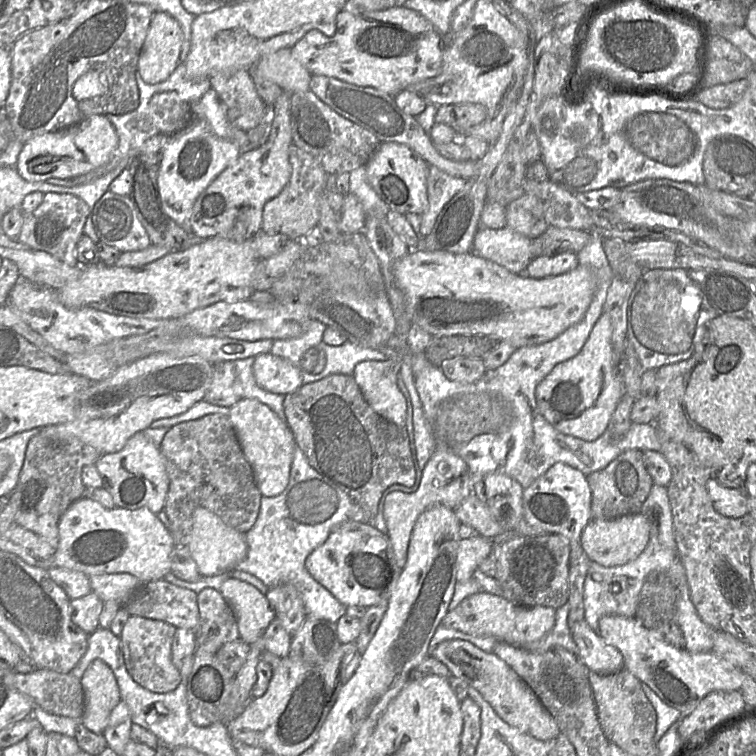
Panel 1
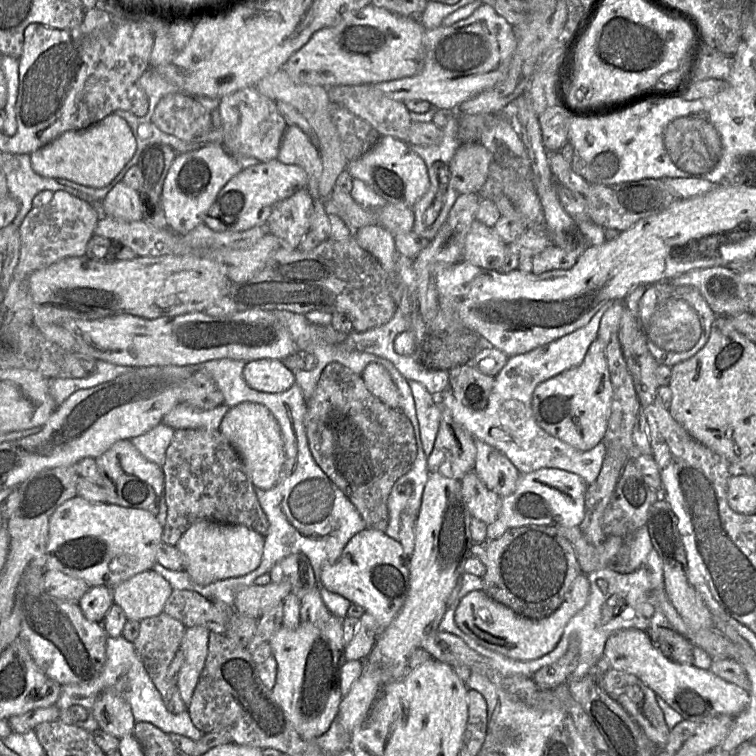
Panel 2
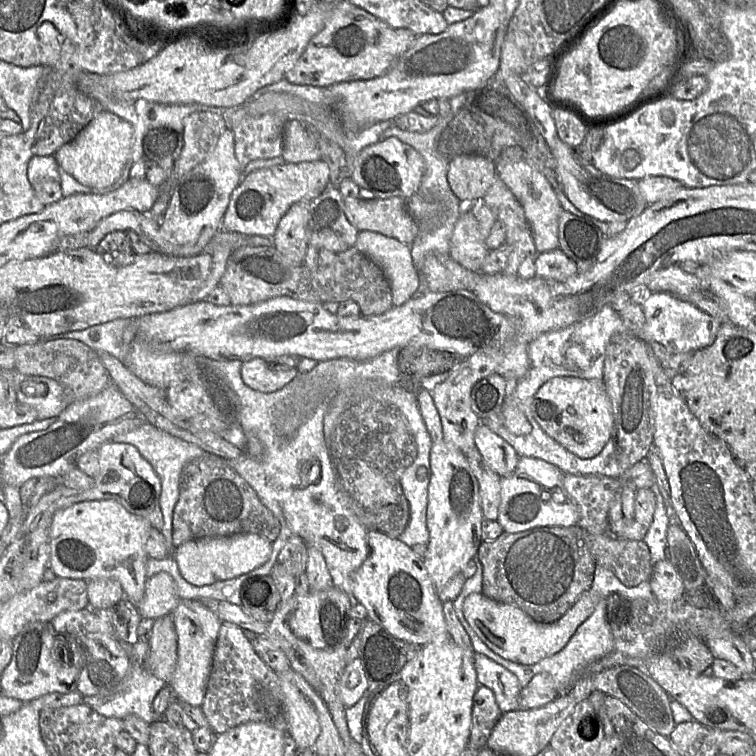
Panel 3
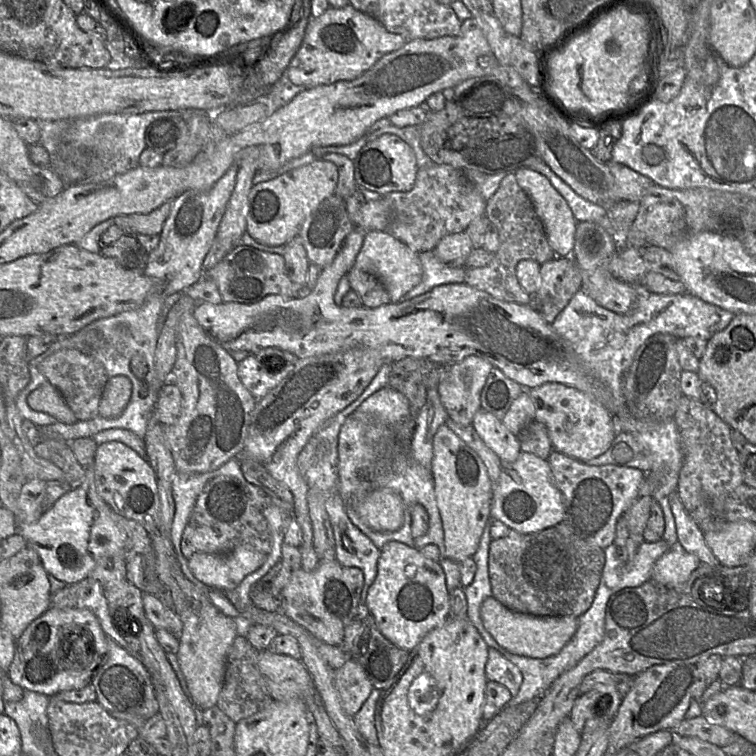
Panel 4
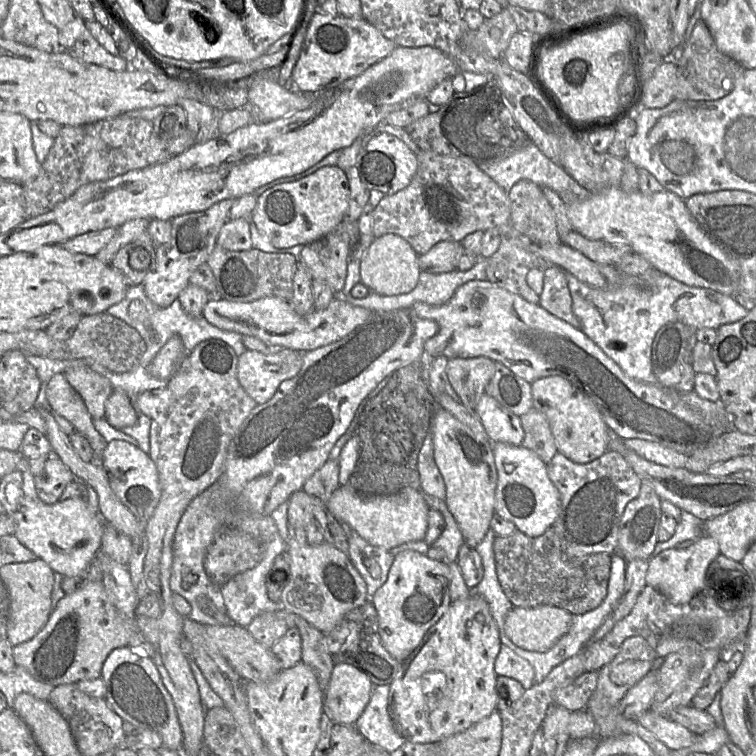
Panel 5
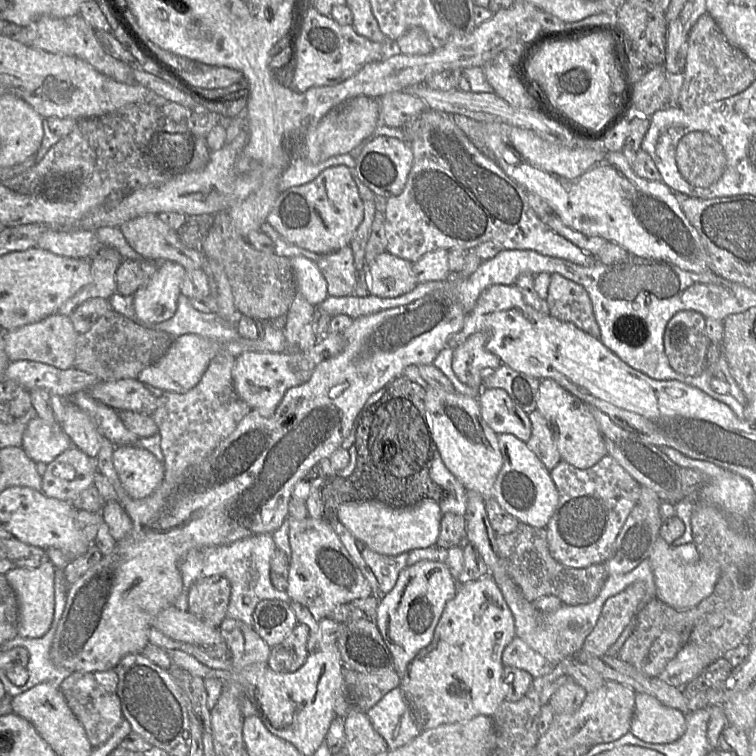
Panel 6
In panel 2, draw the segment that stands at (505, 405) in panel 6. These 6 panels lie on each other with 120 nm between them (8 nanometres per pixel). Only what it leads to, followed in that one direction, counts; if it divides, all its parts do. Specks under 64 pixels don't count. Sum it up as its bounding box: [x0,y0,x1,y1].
[474,440,520,498]

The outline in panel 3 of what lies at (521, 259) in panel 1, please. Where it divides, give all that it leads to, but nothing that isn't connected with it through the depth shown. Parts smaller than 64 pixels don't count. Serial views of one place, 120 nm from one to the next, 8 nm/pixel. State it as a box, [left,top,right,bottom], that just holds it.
[449,210,489,272]

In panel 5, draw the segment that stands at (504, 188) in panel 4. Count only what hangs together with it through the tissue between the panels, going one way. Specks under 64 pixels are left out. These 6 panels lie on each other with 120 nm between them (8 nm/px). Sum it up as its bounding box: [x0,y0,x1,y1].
[486,180,561,304]

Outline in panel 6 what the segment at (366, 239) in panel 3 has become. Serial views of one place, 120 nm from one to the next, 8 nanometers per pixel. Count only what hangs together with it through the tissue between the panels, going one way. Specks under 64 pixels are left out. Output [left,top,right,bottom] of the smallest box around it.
[370,251,417,298]

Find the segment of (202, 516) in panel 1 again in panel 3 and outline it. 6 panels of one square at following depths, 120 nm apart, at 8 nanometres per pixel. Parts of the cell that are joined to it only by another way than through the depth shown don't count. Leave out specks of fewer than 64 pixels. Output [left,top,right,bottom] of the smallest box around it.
[174,533,272,586]

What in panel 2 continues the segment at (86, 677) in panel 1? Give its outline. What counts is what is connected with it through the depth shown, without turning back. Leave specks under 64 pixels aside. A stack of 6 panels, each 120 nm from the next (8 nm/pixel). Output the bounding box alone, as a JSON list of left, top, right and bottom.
[93,692,136,737]

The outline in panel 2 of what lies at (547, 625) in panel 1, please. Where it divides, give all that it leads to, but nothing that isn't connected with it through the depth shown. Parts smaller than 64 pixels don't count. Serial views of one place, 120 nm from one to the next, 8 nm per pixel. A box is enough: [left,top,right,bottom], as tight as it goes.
[454,574,589,660]

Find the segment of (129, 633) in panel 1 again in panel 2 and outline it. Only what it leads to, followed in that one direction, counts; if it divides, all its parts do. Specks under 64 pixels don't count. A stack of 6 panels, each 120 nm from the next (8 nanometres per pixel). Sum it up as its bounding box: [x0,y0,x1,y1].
[133,613,188,713]

